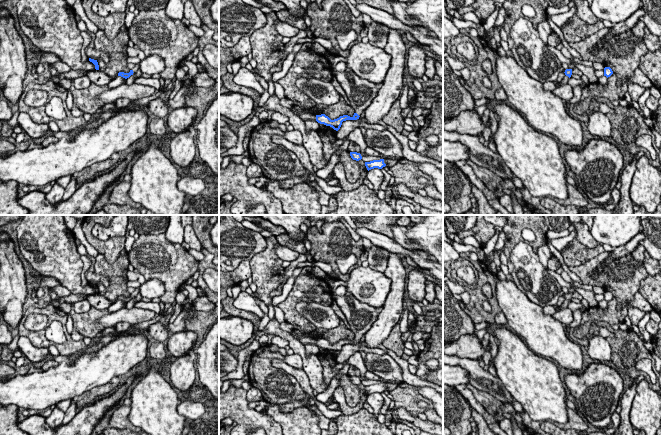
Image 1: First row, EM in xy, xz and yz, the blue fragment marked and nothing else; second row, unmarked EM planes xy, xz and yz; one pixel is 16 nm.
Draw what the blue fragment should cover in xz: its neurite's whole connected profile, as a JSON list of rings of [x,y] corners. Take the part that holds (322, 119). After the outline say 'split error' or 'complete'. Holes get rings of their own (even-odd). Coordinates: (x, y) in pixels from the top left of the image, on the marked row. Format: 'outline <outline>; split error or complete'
outline [[[346,68],[344,72],[333,72],[333,76],[337,79],[346,93],[347,98],[350,101],[350,106],[354,109],[355,113],[352,117],[343,115],[334,120],[331,120],[325,114],[316,115],[316,121],[338,131],[343,121],[359,119],[360,115],[377,96],[378,89],[376,87],[377,84],[360,78],[350,68]]]; split error

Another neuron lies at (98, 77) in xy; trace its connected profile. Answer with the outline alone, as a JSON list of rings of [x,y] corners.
[[[100,70],[87,72],[86,75],[90,79],[90,81],[95,83],[96,85],[107,85],[112,80],[112,78],[110,78],[108,75]]]

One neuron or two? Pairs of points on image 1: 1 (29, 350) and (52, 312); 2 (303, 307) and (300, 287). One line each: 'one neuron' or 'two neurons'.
1: two neurons
2: two neurons

